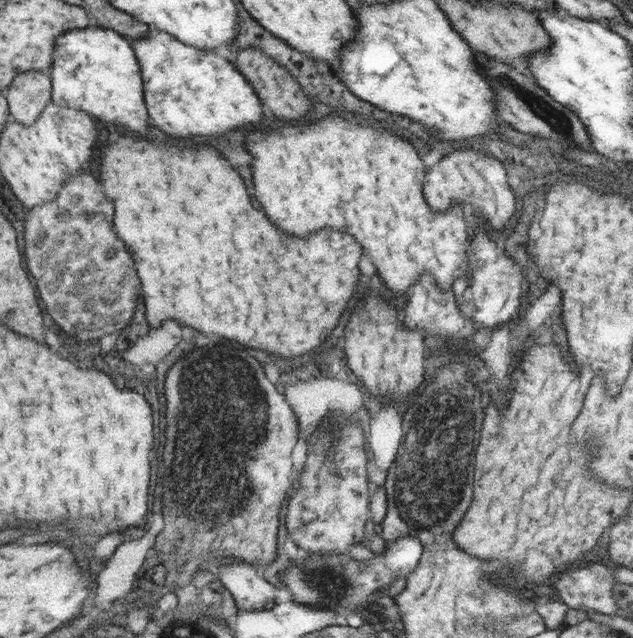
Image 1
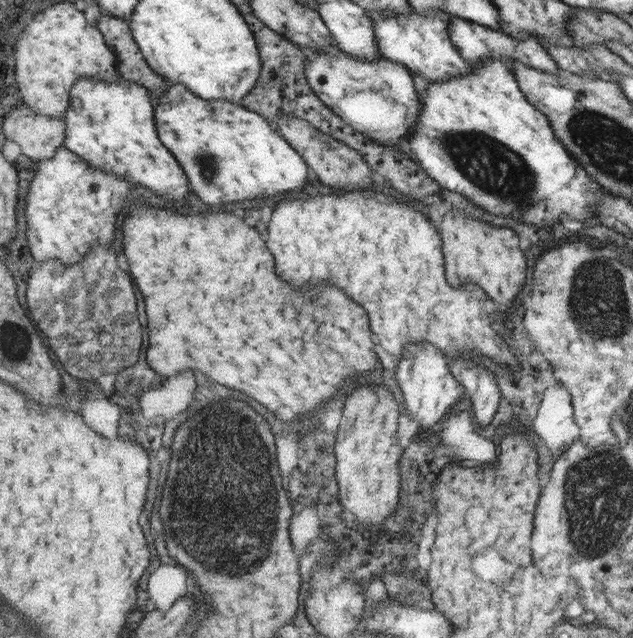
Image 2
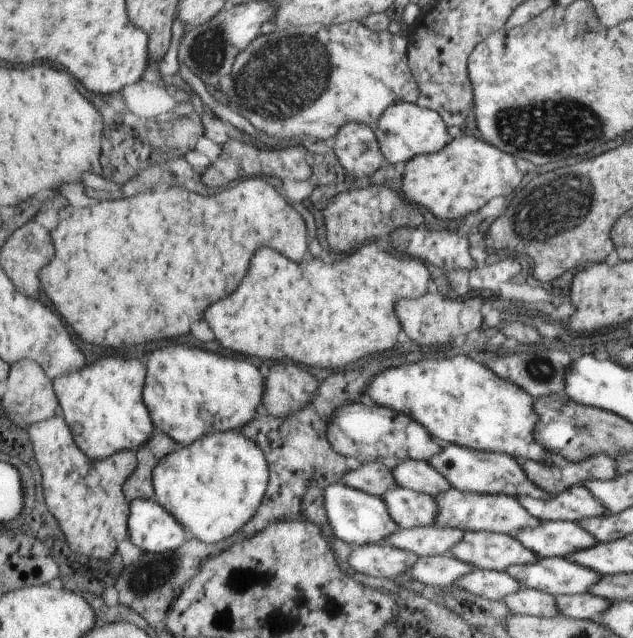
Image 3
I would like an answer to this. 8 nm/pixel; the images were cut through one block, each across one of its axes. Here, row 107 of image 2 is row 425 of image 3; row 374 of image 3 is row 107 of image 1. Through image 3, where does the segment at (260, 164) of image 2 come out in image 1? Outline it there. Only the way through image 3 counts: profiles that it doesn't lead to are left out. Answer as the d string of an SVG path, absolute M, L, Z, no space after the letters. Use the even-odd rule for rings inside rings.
M161 32L152 37L139 38L133 41L141 61L145 77L145 95L149 112L156 124L172 136L200 136L194 138L198 144L206 142L208 138L222 138L230 130L252 130L260 128L264 114L260 102L246 78L230 64L225 52L198 48L182 42L177 36L169 32Z

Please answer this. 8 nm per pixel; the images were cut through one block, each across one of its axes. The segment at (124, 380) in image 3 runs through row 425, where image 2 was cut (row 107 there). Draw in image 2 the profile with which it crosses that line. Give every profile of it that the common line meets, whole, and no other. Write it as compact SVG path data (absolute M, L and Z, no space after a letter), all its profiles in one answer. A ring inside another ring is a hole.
M122 76L114 82L82 77L74 87L72 105L65 117L68 128L65 146L107 174L140 182L168 200L180 202L182 198L182 202L186 202L190 194L188 174L173 151L161 140L156 105L150 89L132 79Z

